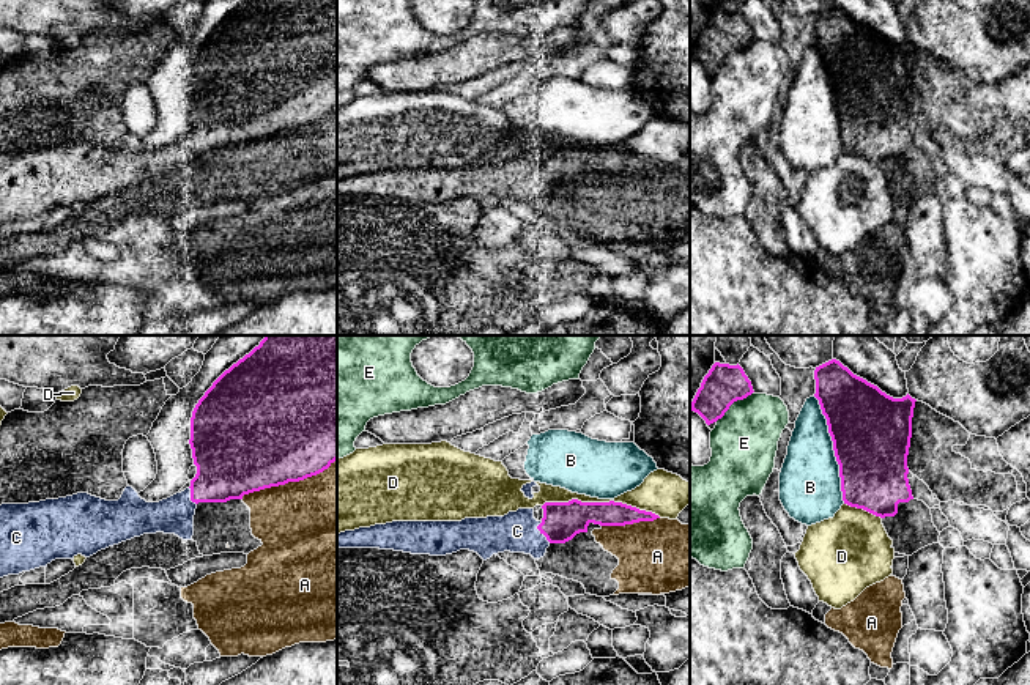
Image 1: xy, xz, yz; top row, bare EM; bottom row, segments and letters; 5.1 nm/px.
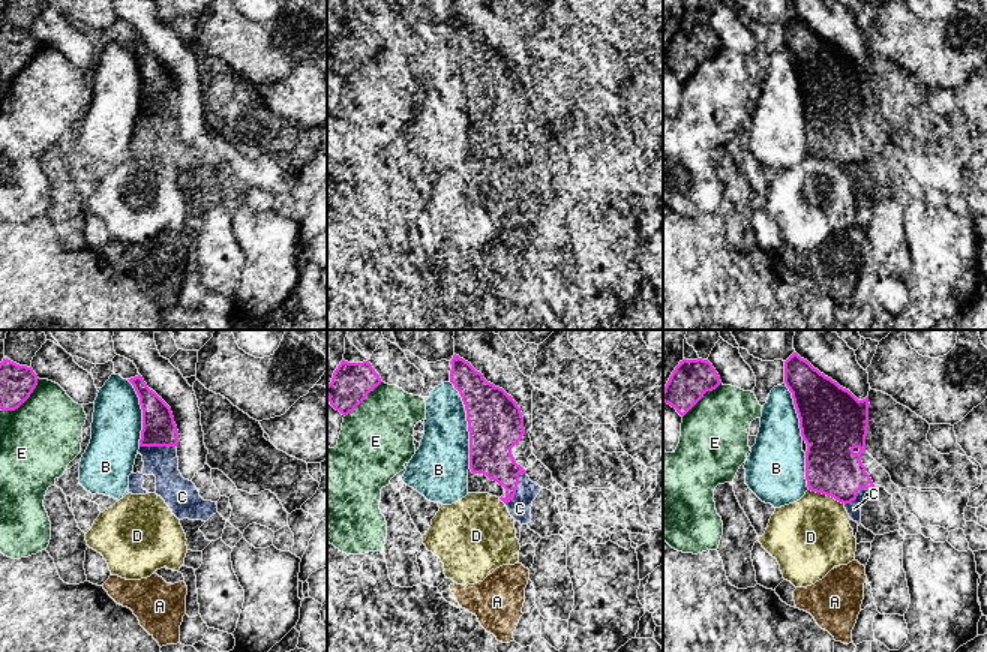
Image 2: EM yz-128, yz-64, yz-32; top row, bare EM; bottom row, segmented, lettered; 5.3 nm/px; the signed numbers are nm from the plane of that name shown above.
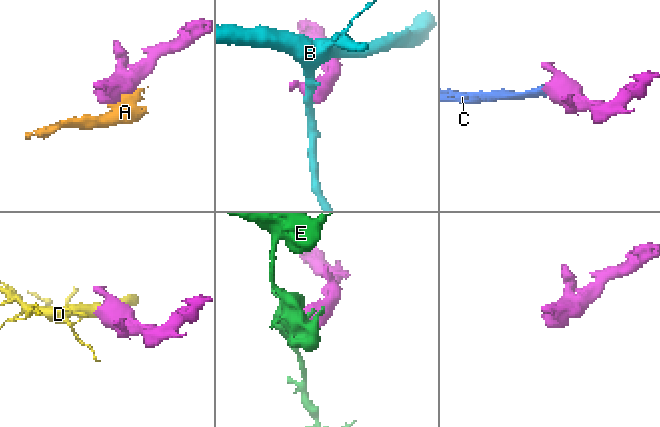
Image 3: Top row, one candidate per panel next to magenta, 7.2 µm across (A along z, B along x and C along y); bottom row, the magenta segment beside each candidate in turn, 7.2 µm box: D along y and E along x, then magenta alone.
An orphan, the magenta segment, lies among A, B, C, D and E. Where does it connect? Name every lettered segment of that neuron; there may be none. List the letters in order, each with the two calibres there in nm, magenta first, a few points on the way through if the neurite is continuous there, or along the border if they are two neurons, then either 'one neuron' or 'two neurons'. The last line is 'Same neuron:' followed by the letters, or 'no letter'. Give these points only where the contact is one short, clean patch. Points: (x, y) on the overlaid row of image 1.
A: 500 nm thick on the magenta side, 480 nm on the other; two neurons
B: 400 nm thick on the magenta side, 320 nm on the other; two neurons
C: 200 nm thick on the magenta side, 200 nm on the other; one neuron
D: 200 nm thick on the magenta side, 150 nm on the other; two neurons
E: 200 nm thick on the magenta side, 340 nm on the other; two neurons
Same neuron: C

